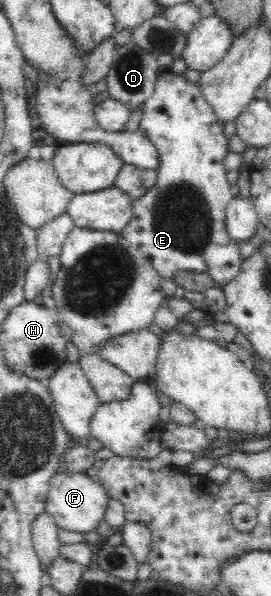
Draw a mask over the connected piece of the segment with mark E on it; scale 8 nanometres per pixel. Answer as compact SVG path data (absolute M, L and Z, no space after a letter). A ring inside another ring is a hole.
M162 70L158 75L157 80L155 82L153 94L144 100L144 109L141 120L138 124L138 129L145 135L149 142L156 148L158 154L158 164L157 166L157 180L153 187L147 189L147 192L141 196L141 198L135 198L132 200L132 218L129 220L129 223L125 225L123 230L119 233L125 241L133 246L133 248L139 250L139 253L148 259L148 261L153 265L153 268L158 272L158 275L161 279L161 290L163 291L164 298L186 298L191 301L191 305L193 309L199 309L203 311L204 314L212 317L214 313L218 311L225 311L227 306L227 302L225 300L224 294L219 287L213 287L203 291L192 291L187 290L184 287L181 287L177 281L175 281L175 276L179 274L179 272L205 272L215 280L215 282L219 282L220 286L223 286L225 283L228 283L230 280L233 280L241 272L241 265L243 260L239 257L241 254L239 253L238 242L231 239L231 236L228 234L226 227L226 216L225 210L229 205L229 202L234 198L233 194L230 192L229 180L227 180L228 168L225 167L225 158L228 156L228 140L227 135L225 135L225 123L221 122L221 119L217 118L215 115L215 111L213 111L213 107L209 105L207 99L205 99L205 95L203 95L203 91L201 91L201 87L198 83L194 83L189 81L184 74L175 73L172 70Z

